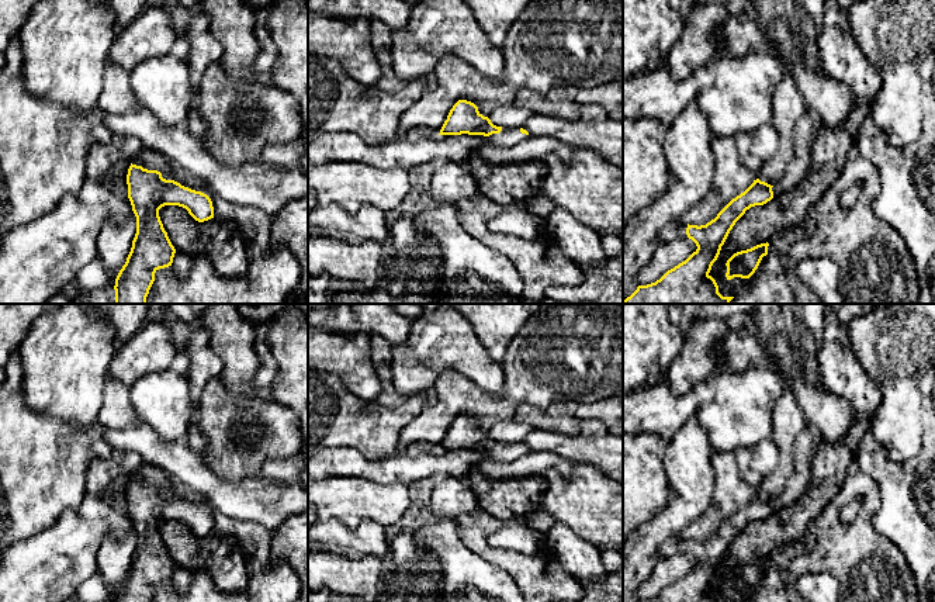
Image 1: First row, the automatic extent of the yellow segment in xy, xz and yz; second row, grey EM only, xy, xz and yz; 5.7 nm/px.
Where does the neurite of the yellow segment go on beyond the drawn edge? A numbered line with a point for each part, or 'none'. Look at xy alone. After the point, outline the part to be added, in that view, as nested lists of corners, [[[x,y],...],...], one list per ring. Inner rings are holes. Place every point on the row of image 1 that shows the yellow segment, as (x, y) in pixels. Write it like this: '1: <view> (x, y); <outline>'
1: xy (149, 159); [[[145,148],[145,150],[135,162],[132,162],[132,165],[142,166],[148,170],[157,170],[162,173],[163,179],[174,180],[179,183],[179,180],[172,173],[170,166],[167,165],[167,158],[152,149]]]

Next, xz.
1: xz (508, 137); [[[502,128],[499,134],[492,134],[484,138],[489,143],[496,145],[496,146],[512,146],[524,141],[527,136],[529,135],[520,132],[520,128]]]

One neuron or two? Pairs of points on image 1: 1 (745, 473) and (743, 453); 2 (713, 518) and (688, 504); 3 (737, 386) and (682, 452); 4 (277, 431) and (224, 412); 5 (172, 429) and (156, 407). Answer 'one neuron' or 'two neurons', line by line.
1: one neuron
2: two neurons
3: two neurons
4: one neuron
5: one neuron

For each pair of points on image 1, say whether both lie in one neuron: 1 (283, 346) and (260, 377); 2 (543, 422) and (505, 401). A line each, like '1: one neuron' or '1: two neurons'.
1: two neurons
2: two neurons

